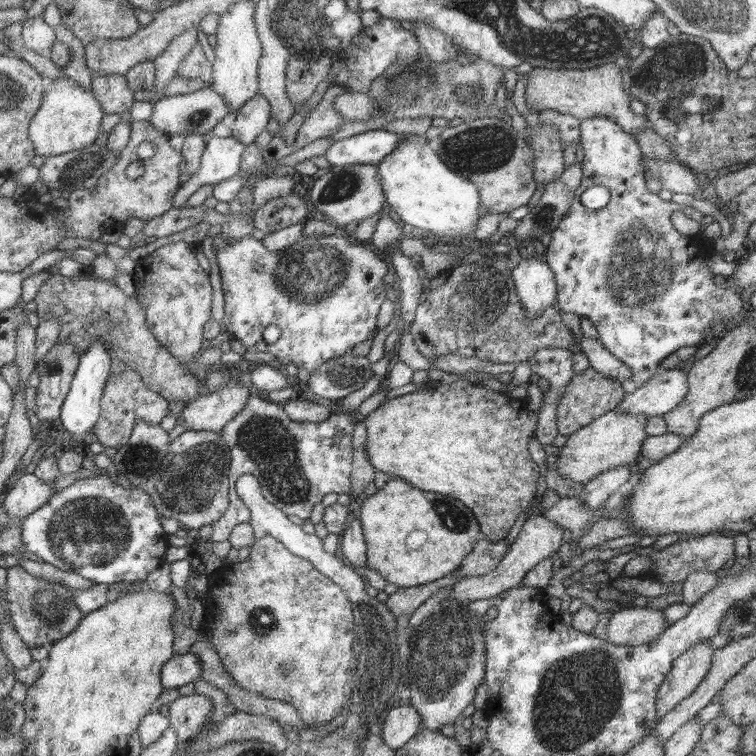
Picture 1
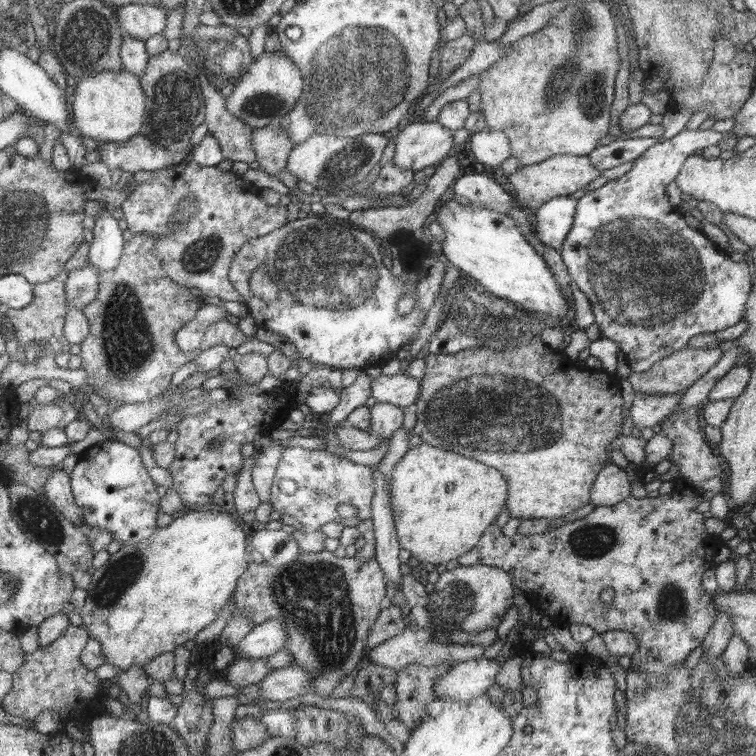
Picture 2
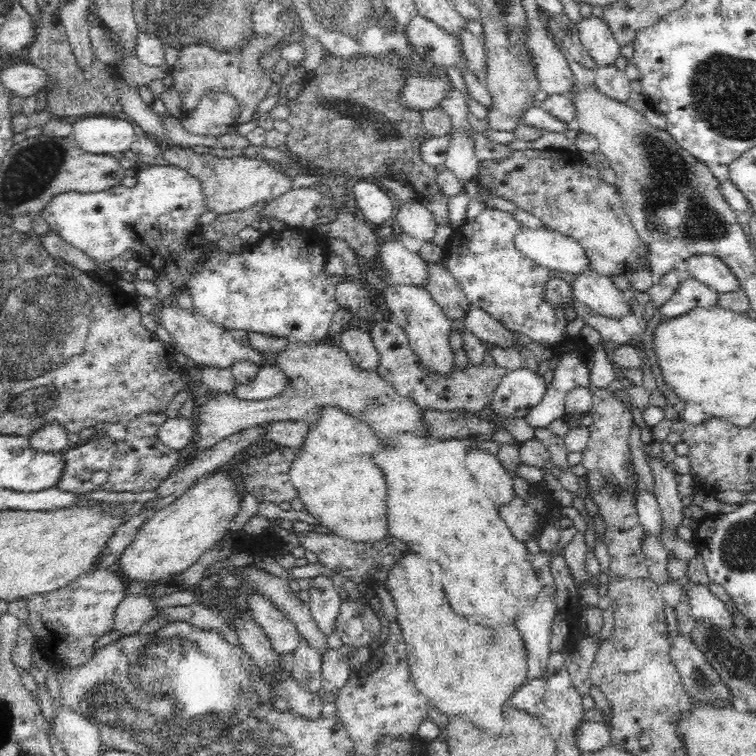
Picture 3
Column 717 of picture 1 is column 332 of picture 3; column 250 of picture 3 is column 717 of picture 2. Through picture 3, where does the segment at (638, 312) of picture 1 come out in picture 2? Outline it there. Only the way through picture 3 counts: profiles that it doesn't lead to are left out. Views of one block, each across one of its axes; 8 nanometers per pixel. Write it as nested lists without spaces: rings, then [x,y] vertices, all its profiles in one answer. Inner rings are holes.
[[[699,127],[696,130],[683,130],[670,140],[654,144],[645,154],[640,155],[632,162],[632,170],[621,178],[609,180],[602,188],[587,192],[585,196],[577,200],[577,212],[573,228],[570,229],[565,244],[561,248],[565,265],[569,266],[573,286],[588,297],[601,336],[616,342],[619,350],[624,352],[625,360],[633,372],[644,372],[652,369],[662,358],[669,357],[670,353],[676,353],[688,347],[689,341],[697,334],[717,333],[744,320],[744,310],[746,310],[746,304],[750,292],[752,292],[750,266],[746,264],[746,260],[741,262],[730,260],[722,250],[718,250],[714,246],[714,242],[710,242],[704,236],[704,232],[700,232],[700,228],[694,230],[692,226],[688,226],[688,222],[678,214],[676,206],[670,204],[670,200],[664,192],[666,184],[670,184],[676,178],[676,174],[681,173],[681,169],[690,155],[699,154],[708,147],[718,146],[724,136],[730,137],[731,135],[733,132],[700,130]],[[634,218],[640,218],[640,222],[652,220],[652,226],[654,226],[654,222],[662,226],[660,230],[650,228],[652,234],[656,236],[656,244],[642,240],[644,232],[628,230],[628,228],[640,228],[640,222],[638,224],[634,222],[634,226],[630,226],[630,222]],[[658,244],[672,244],[674,248],[652,248]],[[680,248],[682,248],[682,252],[686,252],[686,256],[690,260],[680,260],[680,256],[684,256],[684,254],[680,254]],[[650,266],[652,266],[652,272],[656,268],[658,276],[664,272],[666,272],[666,276],[668,276],[668,272],[670,274],[678,272],[678,276],[696,276],[696,278],[652,278]],[[634,300],[636,300],[638,308],[648,308],[648,310],[656,308],[658,312],[652,312],[652,314],[668,316],[668,322],[652,324],[652,326],[636,326],[634,322],[626,322],[626,324],[618,322],[616,310],[618,308],[634,308]]]

